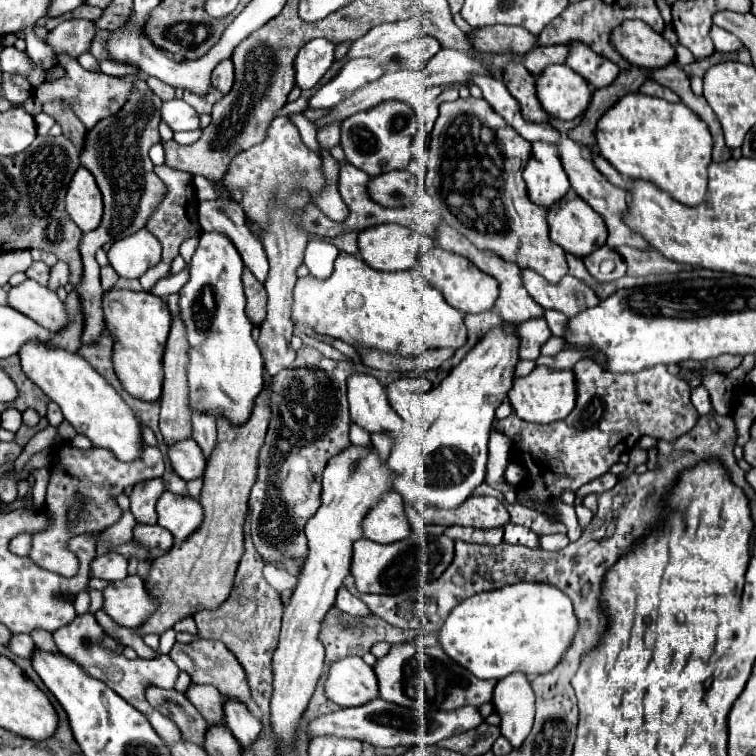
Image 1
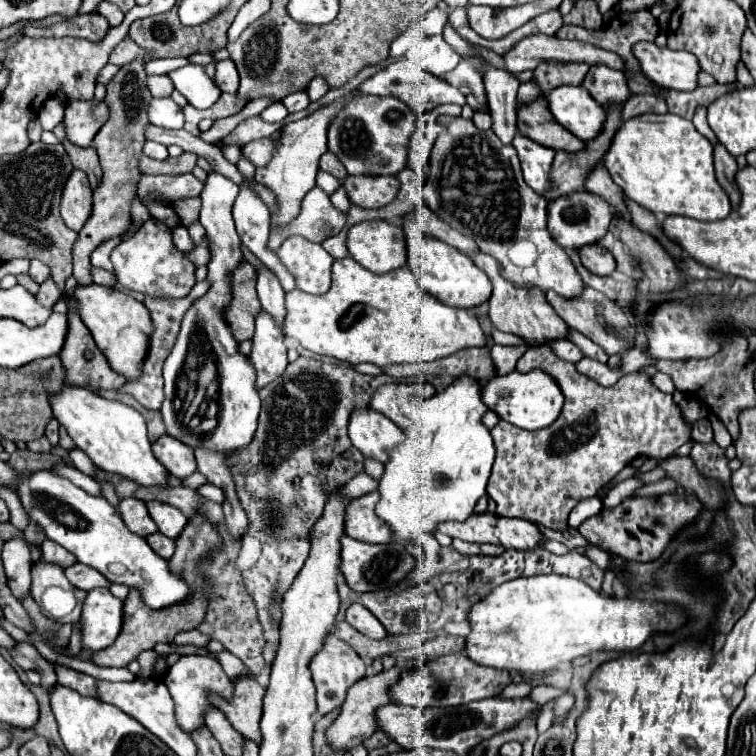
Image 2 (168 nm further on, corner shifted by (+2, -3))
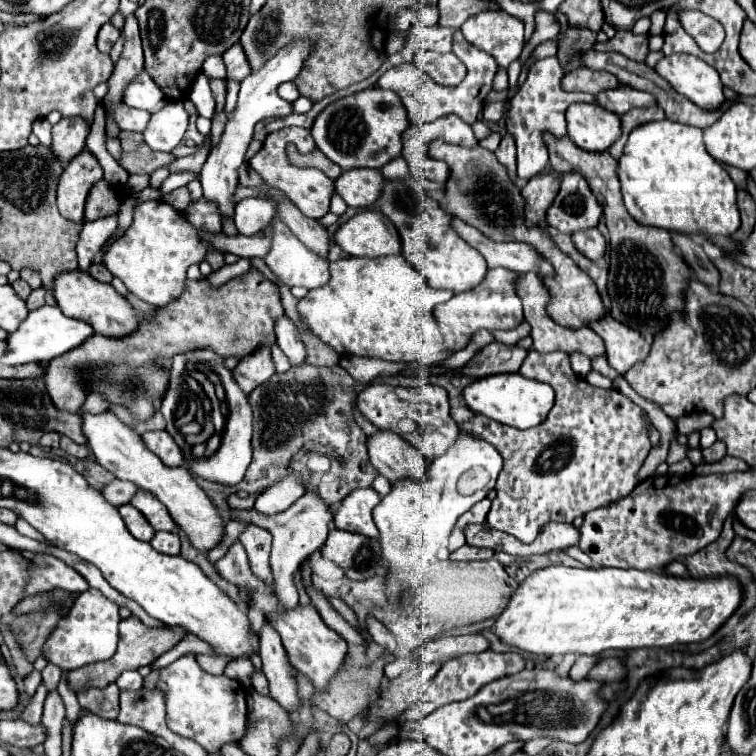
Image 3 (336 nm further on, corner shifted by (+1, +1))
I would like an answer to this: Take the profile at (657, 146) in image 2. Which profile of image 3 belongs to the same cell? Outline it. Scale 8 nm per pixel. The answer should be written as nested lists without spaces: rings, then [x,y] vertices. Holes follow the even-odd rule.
[[[670,119],[638,125],[636,129],[632,129],[624,153],[618,159],[618,179],[622,185],[622,197],[628,213],[644,225],[656,225],[686,235],[732,235],[740,225],[740,215],[736,207],[736,185],[706,151],[702,129],[698,127],[674,123]]]

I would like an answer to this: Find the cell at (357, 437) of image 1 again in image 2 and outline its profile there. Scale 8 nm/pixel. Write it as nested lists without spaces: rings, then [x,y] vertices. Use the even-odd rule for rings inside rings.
[[[367,457],[367,459],[365,459],[365,473],[379,481],[379,479],[383,477],[383,465],[377,463],[375,459],[369,459],[369,457]]]

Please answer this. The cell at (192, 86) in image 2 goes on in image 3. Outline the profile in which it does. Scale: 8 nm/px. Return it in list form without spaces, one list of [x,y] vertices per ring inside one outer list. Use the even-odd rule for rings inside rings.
[[[198,73],[192,79],[190,89],[188,89],[188,99],[196,105],[196,109],[202,117],[210,119],[214,115],[214,97],[212,97],[212,91],[210,91],[210,85],[208,85],[208,79],[204,73]]]

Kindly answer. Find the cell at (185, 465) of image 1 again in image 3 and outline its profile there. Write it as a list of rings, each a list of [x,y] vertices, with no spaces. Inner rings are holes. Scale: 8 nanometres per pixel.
[[[150,431],[150,433],[144,433],[142,435],[146,447],[150,451],[154,451],[168,467],[180,467],[184,465],[184,457],[182,457],[182,451],[178,449],[176,441],[170,437],[170,433],[166,431]]]

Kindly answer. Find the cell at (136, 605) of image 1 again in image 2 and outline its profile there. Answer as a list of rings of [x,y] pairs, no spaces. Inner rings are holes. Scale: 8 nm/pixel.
[[[93,589],[87,593],[81,613],[81,649],[97,653],[117,639],[121,629],[123,601],[113,597],[109,589]]]

